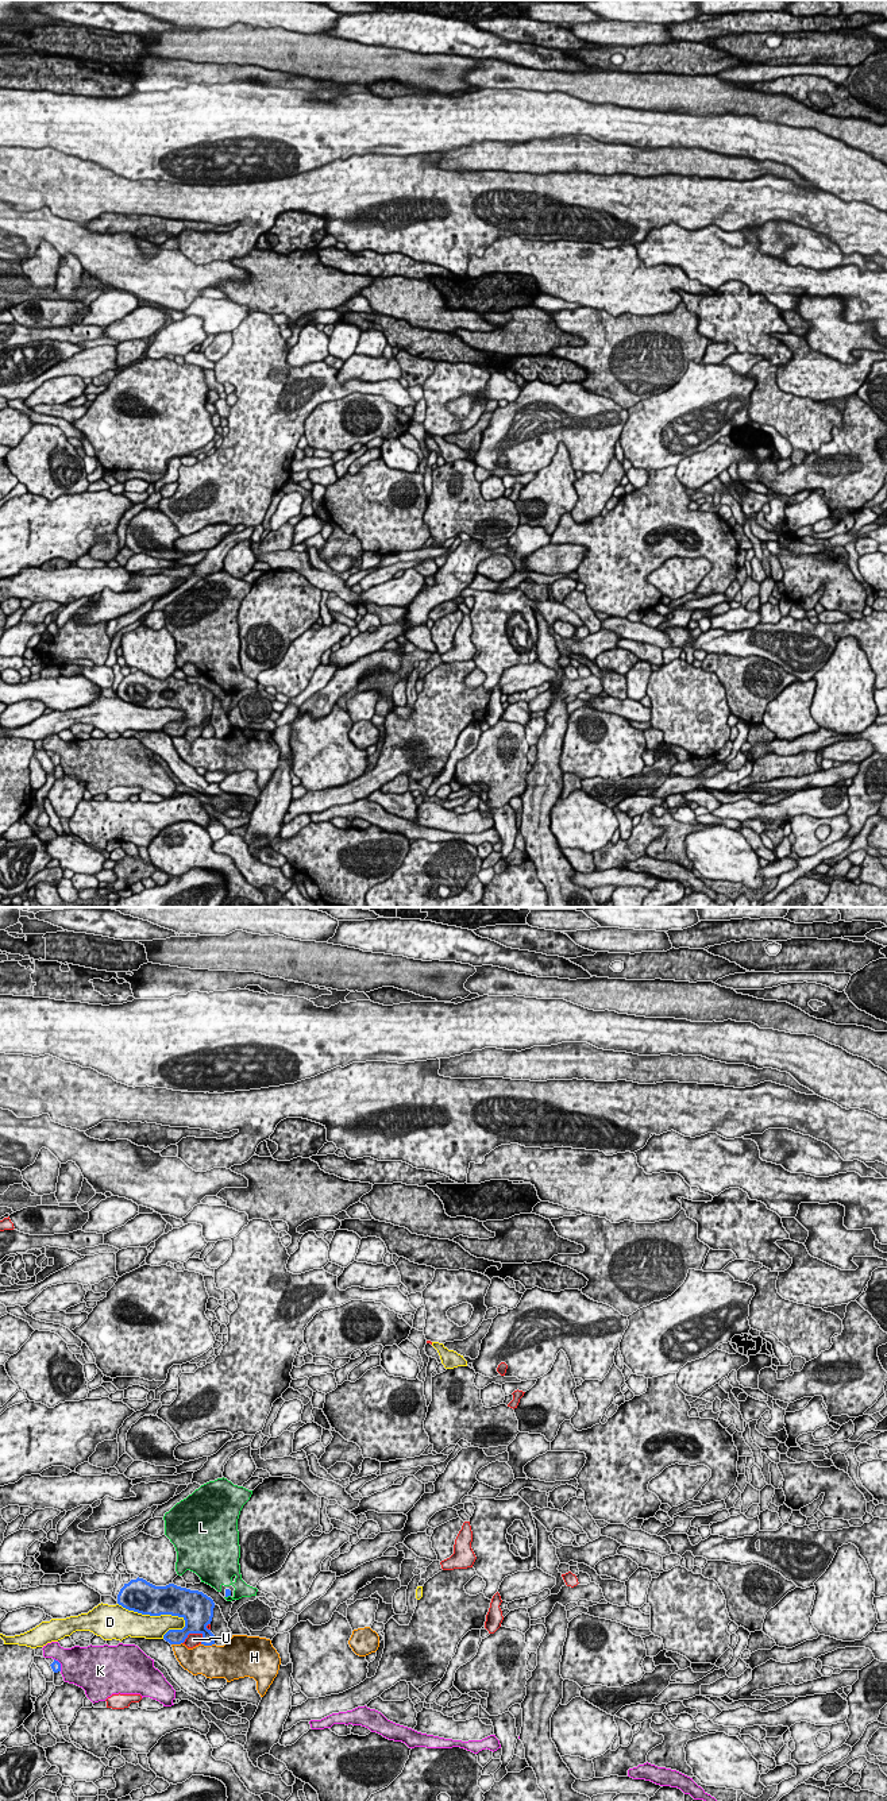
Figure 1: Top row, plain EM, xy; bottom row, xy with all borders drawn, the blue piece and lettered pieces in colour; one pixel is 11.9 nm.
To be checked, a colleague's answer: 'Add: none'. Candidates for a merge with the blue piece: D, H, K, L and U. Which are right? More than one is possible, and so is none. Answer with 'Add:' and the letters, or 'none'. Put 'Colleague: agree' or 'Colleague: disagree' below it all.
Add: L
Colleague: disagree

